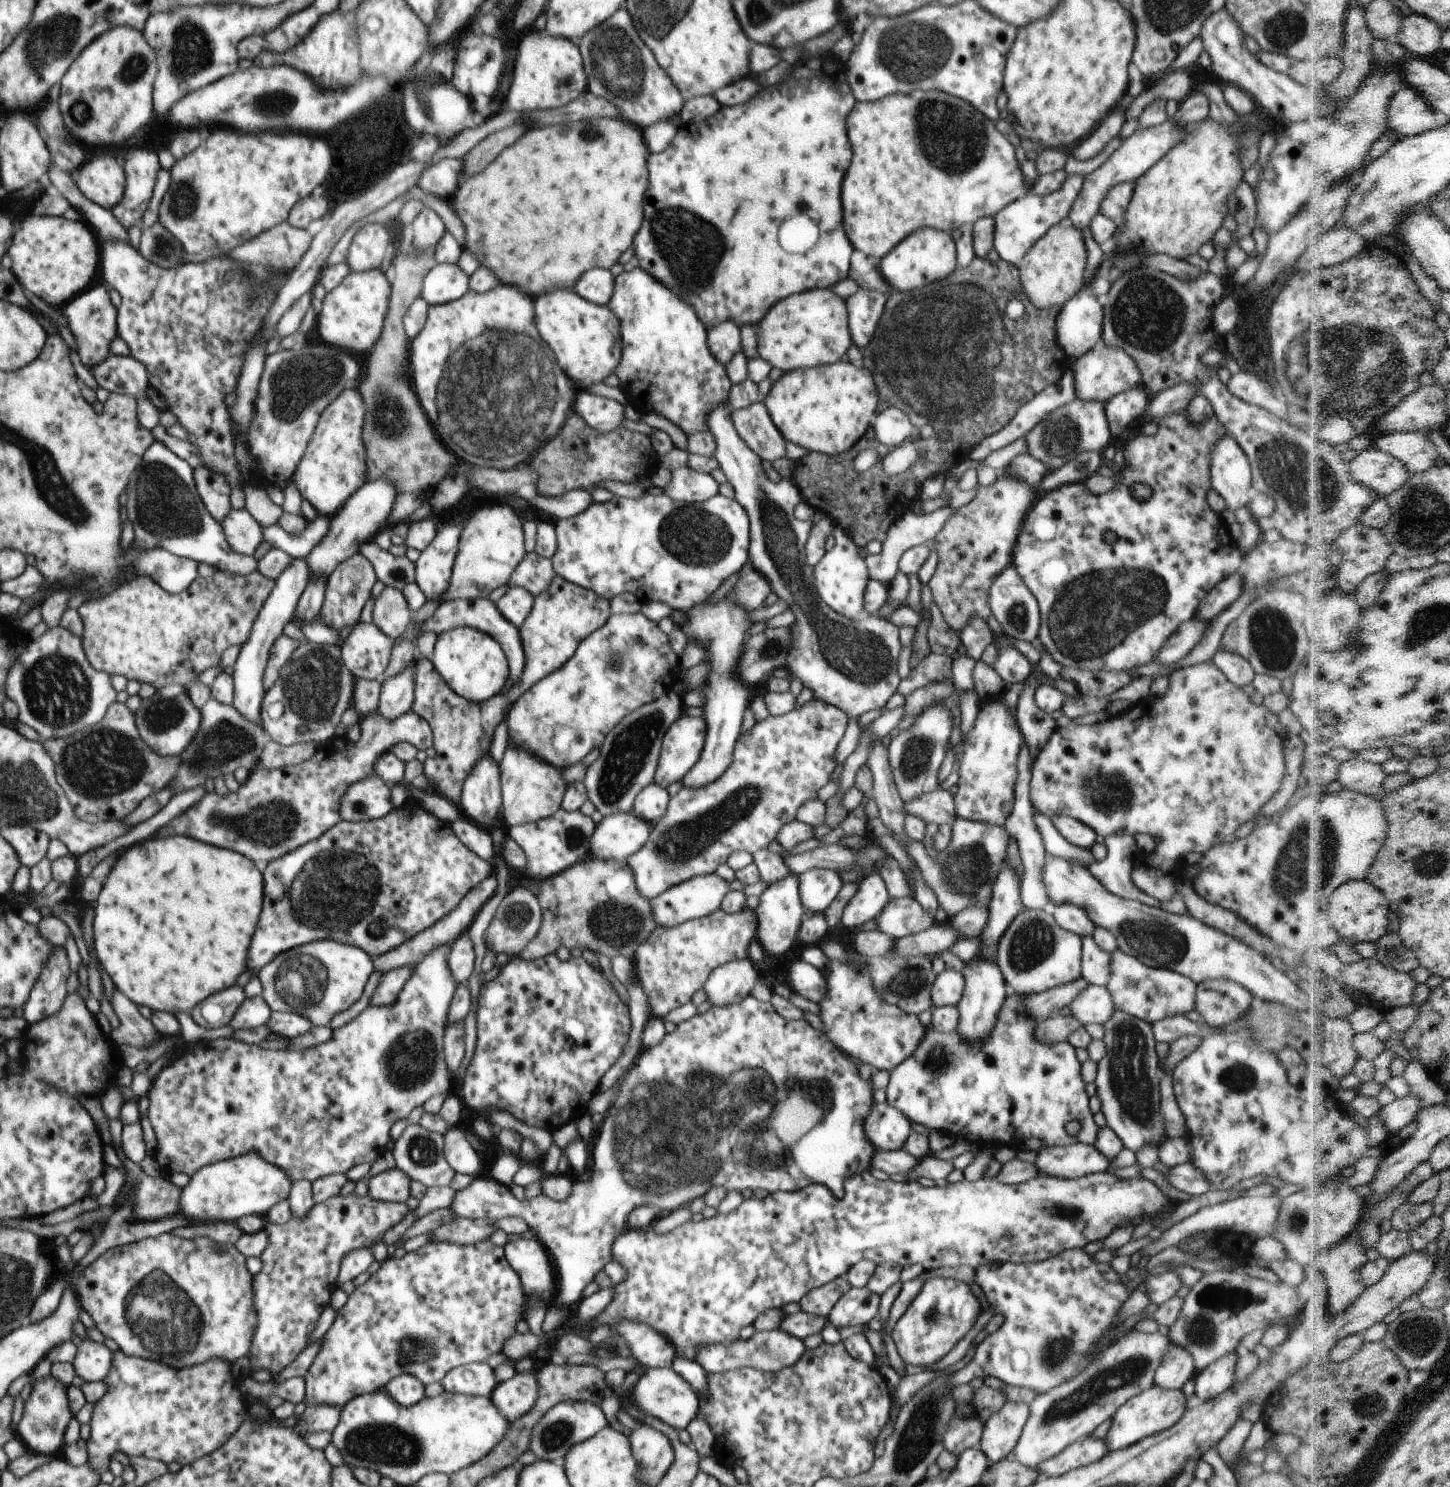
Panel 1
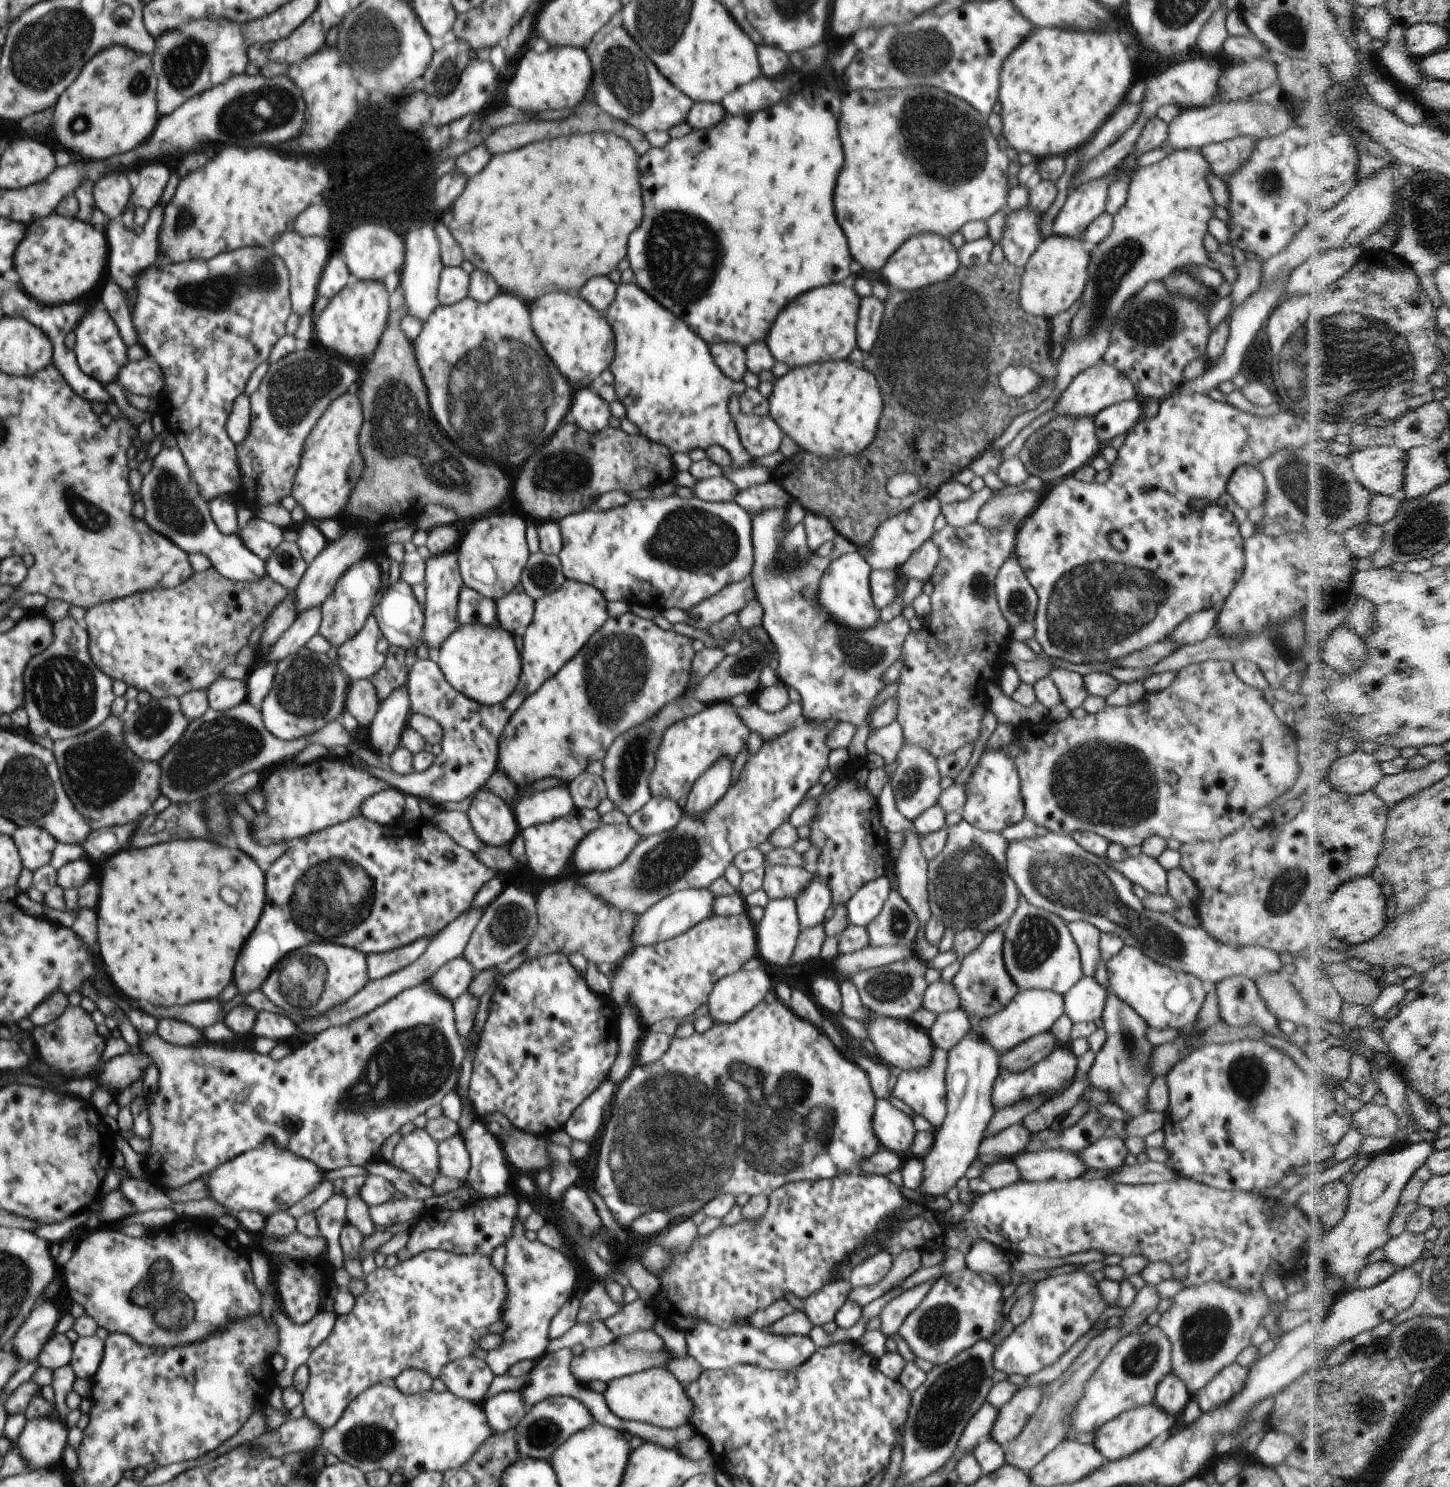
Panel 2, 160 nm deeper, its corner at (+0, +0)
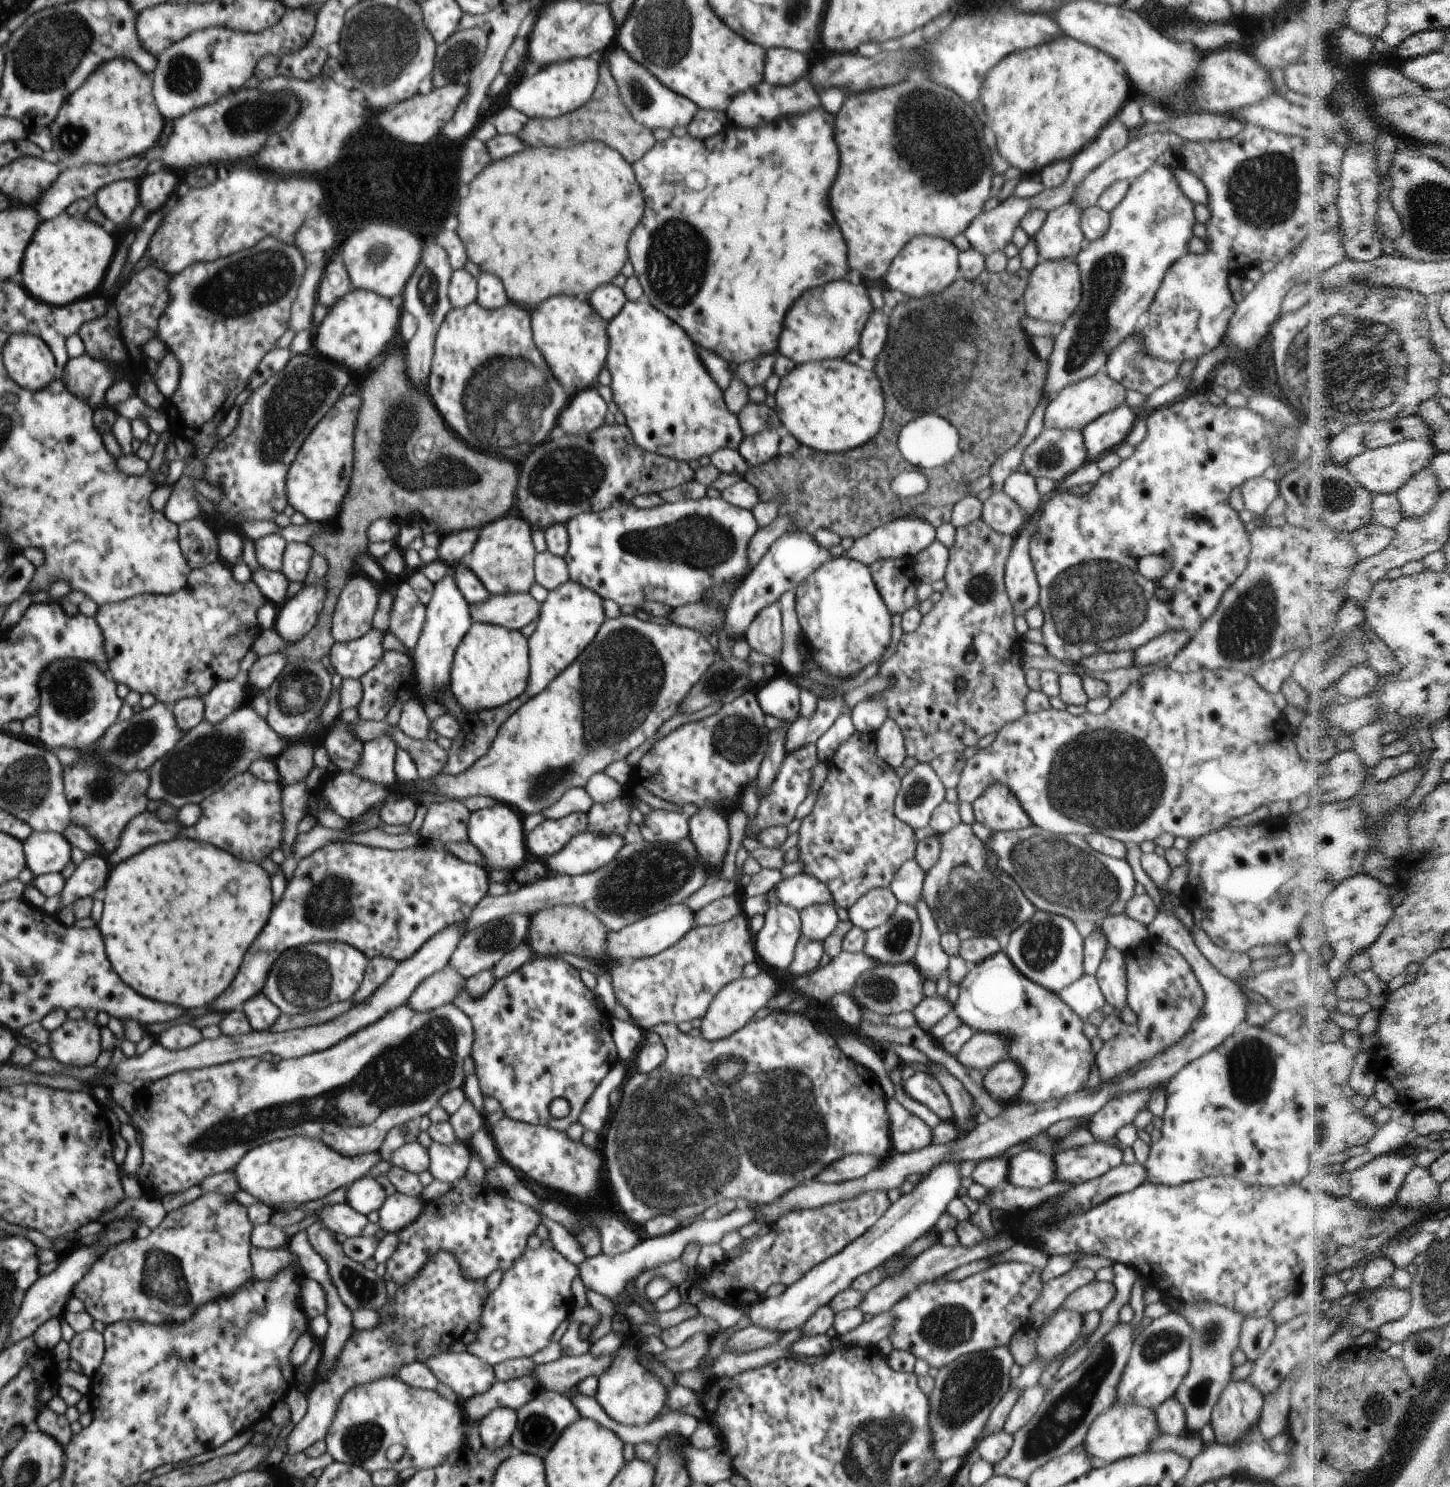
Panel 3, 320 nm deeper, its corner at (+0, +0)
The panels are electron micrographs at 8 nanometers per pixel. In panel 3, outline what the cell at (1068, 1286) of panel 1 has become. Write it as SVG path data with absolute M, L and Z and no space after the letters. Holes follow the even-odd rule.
M1058 1309L1055 1315L1038 1328L1037 1339L1038 1357L1042 1361L1056 1359L1062 1355L1078 1338L1080 1338L1083 1326L1083 1315L1079 1313Z

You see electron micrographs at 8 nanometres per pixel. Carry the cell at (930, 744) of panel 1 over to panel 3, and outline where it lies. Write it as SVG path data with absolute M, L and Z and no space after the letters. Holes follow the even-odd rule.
M919 763L901 779L895 816L912 829L930 825L935 809L945 802L946 789L929 763Z

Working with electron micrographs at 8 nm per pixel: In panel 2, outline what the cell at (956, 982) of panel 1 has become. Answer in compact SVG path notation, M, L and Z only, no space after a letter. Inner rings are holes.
M940 979L926 988L921 1008L936 1015L958 1010L961 1008L960 996L952 982Z

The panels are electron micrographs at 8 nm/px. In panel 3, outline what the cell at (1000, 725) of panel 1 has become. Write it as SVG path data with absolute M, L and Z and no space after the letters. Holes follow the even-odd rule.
M998 782L972 805L976 821L993 832L1020 831L1032 825L1014 794Z

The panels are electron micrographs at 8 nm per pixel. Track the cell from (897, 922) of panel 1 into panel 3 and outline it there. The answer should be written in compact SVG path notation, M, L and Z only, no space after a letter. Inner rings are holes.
M899 902L890 920L865 932L863 952L881 964L912 962L920 941L920 932L917 910Z

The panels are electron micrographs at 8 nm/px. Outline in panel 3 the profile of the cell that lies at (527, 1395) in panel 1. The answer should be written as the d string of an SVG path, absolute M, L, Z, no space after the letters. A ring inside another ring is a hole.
M501 1407L490 1412L479 1422L483 1447L492 1451L510 1444L517 1423L517 1412L514 1410Z

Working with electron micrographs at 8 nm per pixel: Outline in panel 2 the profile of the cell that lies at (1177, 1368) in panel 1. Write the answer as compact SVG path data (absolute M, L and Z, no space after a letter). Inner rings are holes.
M1170 1372L1158 1382L1153 1402L1164 1412L1172 1414L1176 1420L1181 1421L1182 1412L1191 1399L1186 1384L1180 1378L1176 1378L1174 1372Z

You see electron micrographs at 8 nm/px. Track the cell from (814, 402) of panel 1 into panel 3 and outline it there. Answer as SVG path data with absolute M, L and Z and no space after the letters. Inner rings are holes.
M843 359L796 365L780 379L775 399L779 419L799 445L822 453L844 453L866 445L880 432L885 418L885 399L876 374Z

